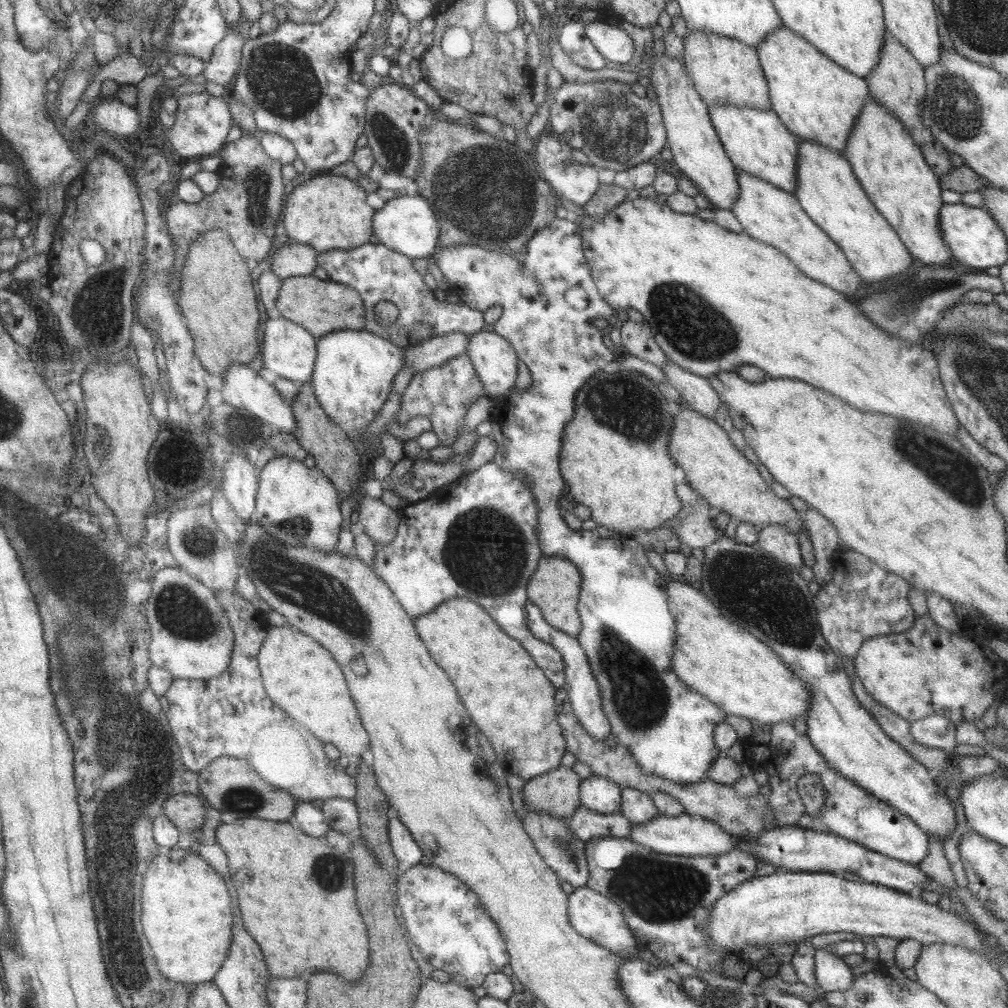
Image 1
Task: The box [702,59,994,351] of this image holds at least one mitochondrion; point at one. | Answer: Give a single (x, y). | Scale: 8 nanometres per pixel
(956, 105)

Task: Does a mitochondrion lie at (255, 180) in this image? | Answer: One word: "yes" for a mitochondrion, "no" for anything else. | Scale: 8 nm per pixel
yes

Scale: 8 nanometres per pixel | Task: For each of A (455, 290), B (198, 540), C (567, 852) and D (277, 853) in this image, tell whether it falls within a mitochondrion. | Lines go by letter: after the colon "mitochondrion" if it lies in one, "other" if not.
A: other
B: mitochondrion
C: mitochondrion
D: other

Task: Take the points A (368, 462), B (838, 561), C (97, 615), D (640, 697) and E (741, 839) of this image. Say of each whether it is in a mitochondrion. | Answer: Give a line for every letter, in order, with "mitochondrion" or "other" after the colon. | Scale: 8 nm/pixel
A: other
B: other
C: mitochondrion
D: mitochondrion
E: other

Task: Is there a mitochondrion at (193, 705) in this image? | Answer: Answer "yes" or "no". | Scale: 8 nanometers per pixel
no

